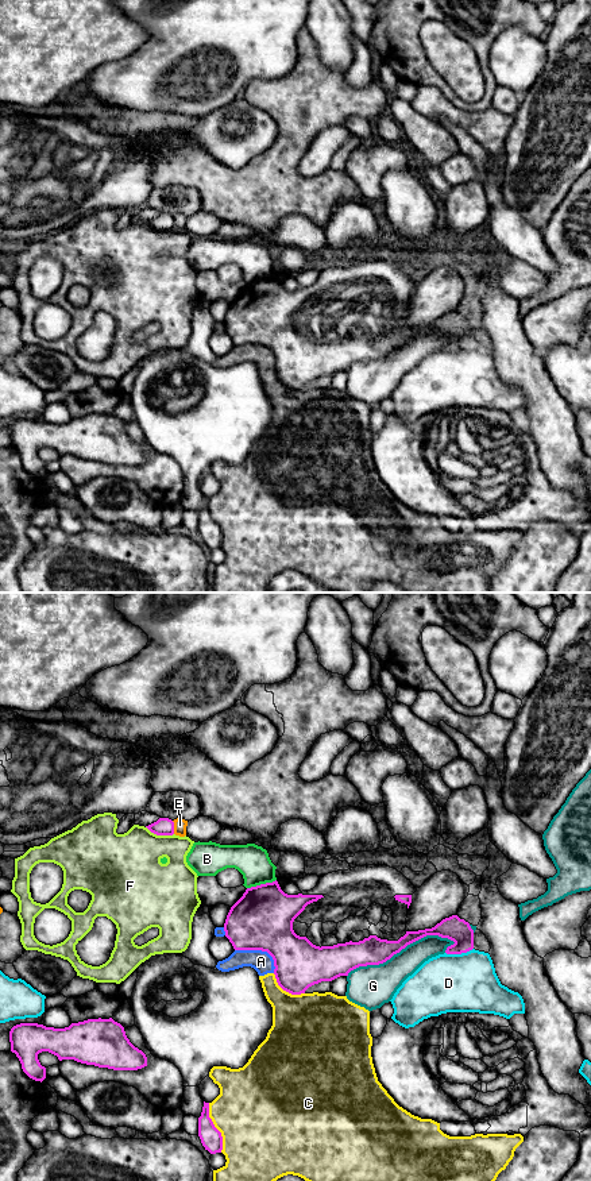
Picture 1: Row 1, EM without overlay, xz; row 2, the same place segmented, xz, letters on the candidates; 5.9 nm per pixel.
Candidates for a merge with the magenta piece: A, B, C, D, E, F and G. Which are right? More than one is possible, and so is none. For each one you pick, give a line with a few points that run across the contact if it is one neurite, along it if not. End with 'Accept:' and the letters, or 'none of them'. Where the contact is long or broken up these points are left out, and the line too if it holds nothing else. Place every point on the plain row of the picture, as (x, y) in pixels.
Accept: none of them

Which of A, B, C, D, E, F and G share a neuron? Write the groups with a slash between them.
A C / B / D / E / F / G

